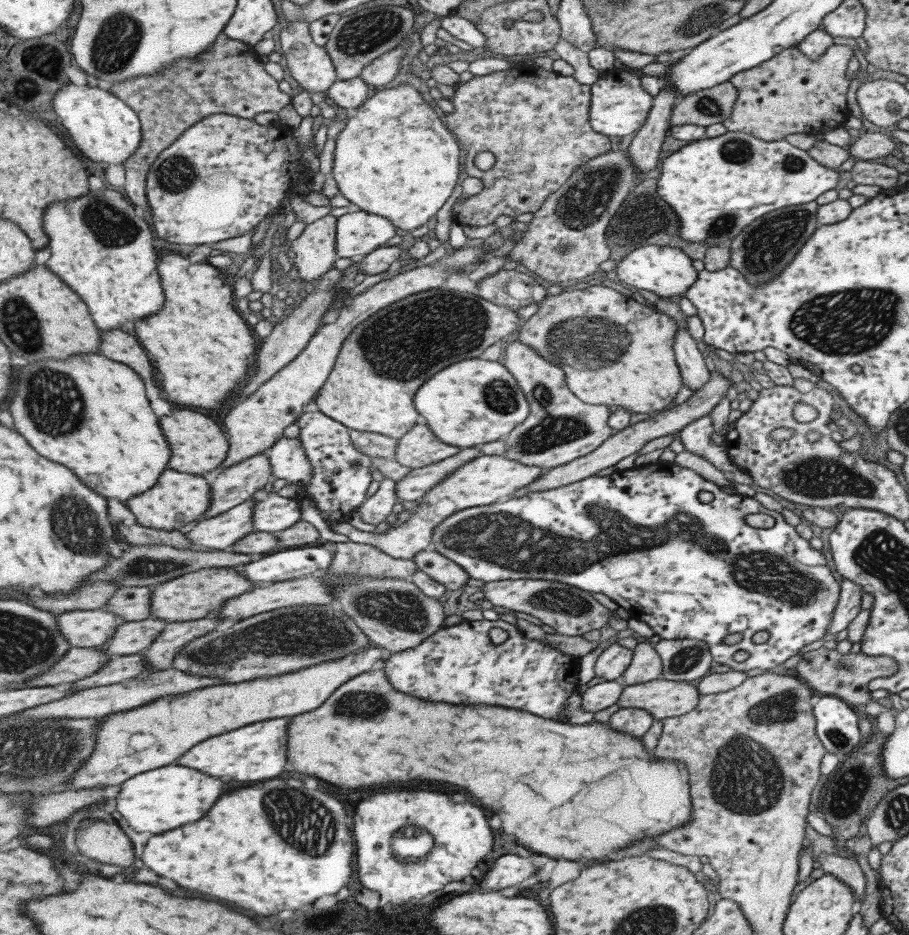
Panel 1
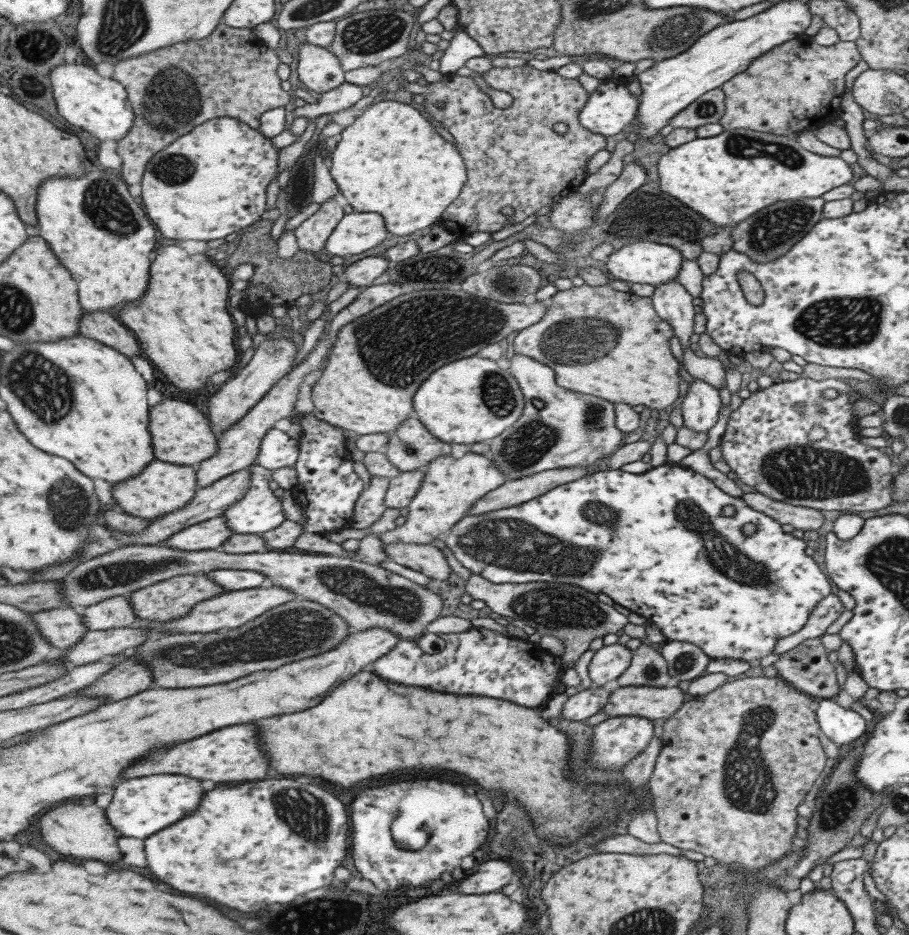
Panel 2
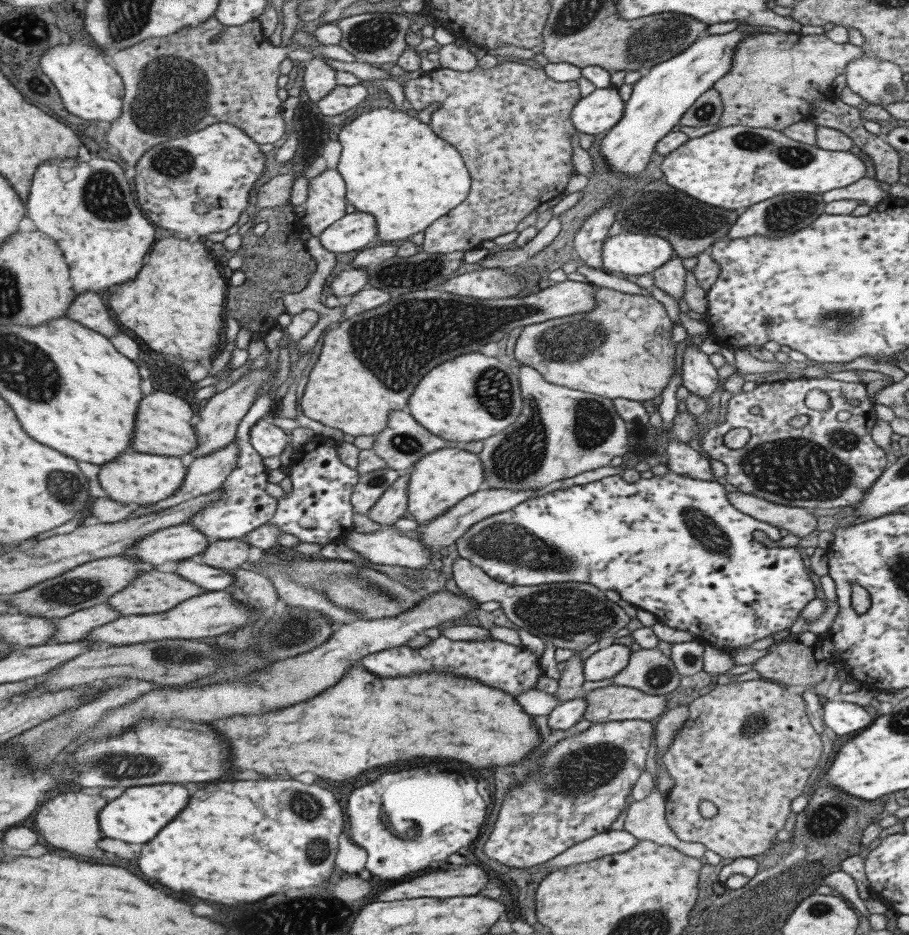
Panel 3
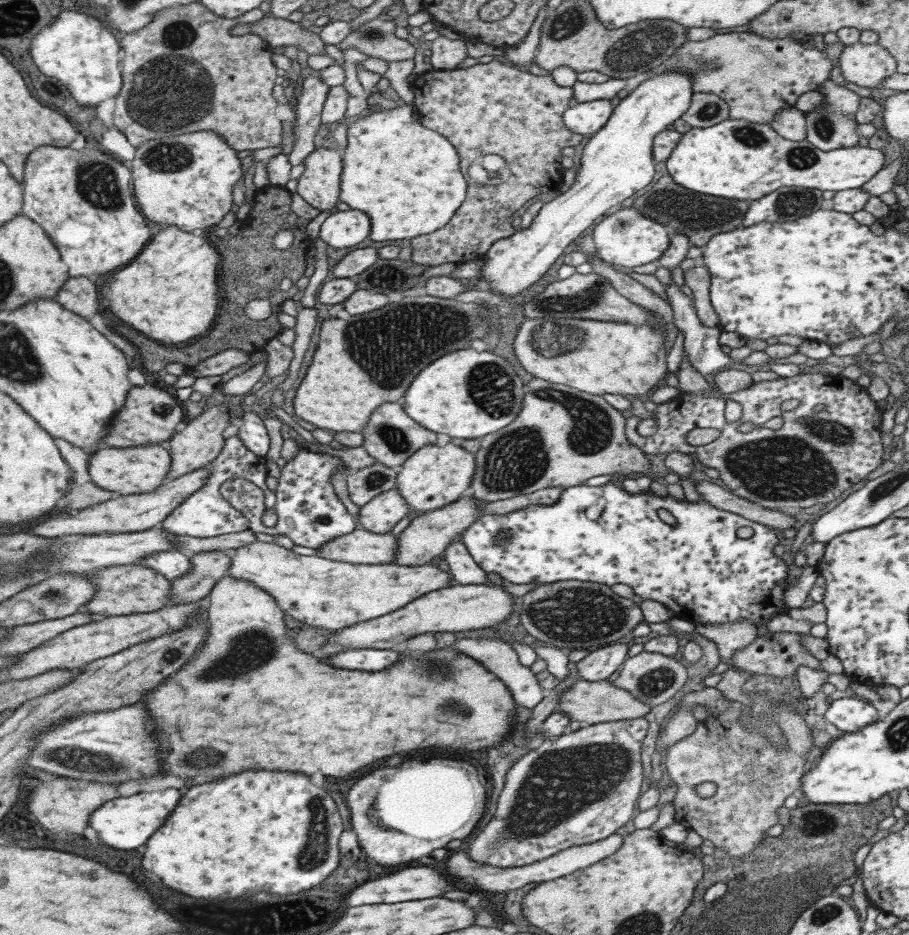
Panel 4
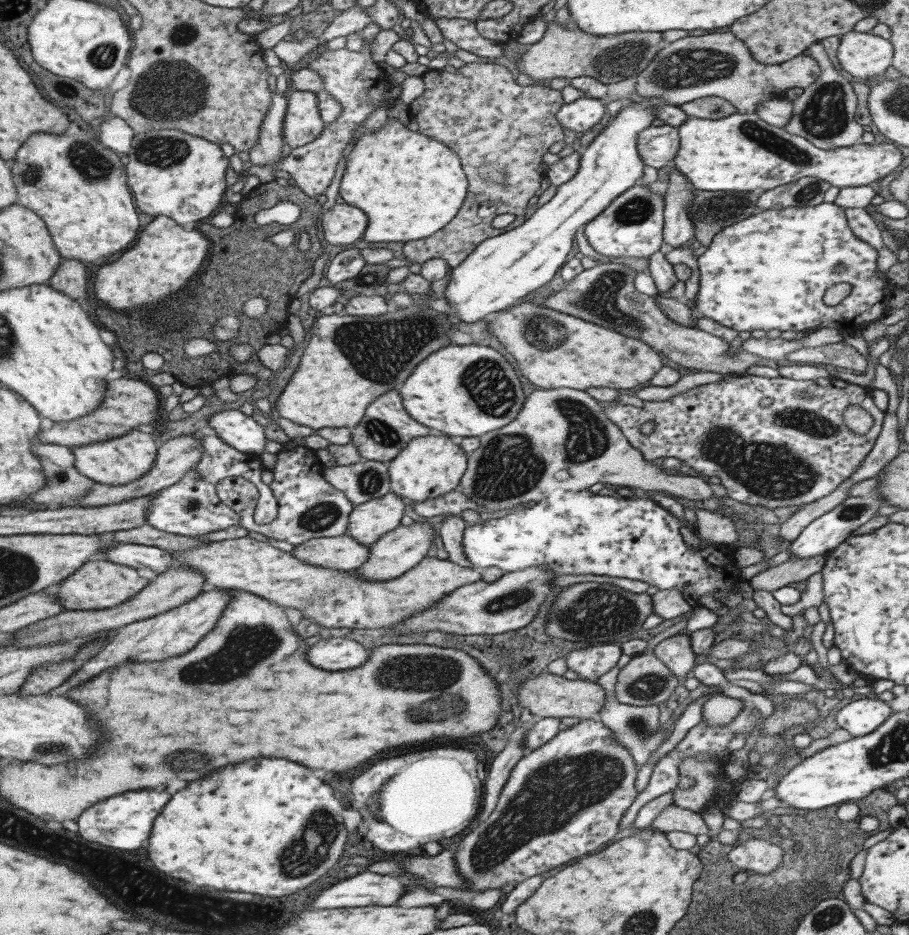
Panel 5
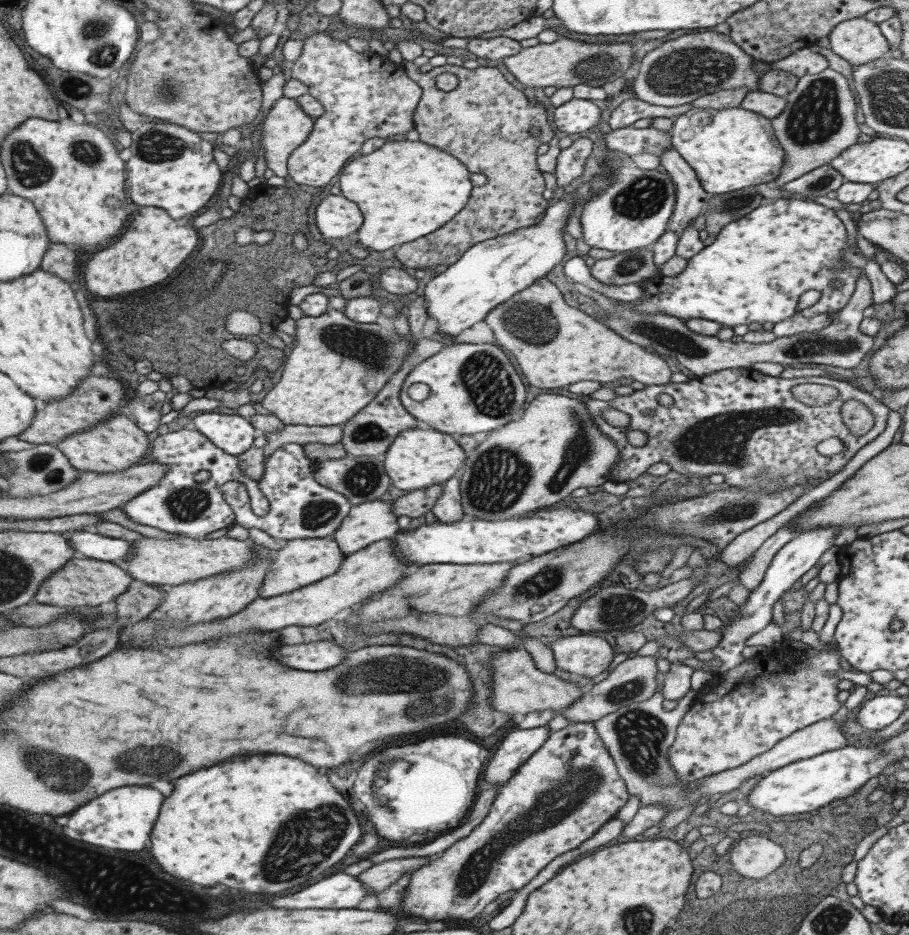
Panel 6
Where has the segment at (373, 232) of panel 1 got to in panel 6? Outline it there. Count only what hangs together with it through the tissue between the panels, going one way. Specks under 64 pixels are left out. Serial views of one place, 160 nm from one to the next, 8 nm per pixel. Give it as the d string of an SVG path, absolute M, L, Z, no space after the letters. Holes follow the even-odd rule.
M327 195L316 206L315 224L321 240L353 237L361 226L361 212L341 195Z

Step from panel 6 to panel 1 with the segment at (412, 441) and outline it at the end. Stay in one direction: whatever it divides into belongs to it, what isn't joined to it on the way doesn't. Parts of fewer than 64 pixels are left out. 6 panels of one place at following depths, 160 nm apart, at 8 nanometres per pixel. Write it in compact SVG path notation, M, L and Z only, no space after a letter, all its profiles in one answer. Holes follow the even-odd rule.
M480 454L477 458L460 464L460 467L456 468L447 478L442 478L439 484L431 487L431 490L419 499L418 505L411 510L414 513L409 520L387 532L365 532L355 529L346 522L337 522L336 525L331 525L329 528L337 534L347 536L351 542L374 546L391 558L412 560L414 554L430 548L430 536L433 527L438 522L450 514L455 514L458 510L473 506L487 506L511 499L515 490L524 488L544 471L546 468L527 466L501 455Z

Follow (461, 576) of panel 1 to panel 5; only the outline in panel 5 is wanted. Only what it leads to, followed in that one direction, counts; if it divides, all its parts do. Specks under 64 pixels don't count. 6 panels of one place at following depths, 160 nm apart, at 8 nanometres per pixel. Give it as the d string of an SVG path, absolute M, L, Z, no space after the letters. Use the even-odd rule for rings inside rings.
M347 534L310 538L290 552L301 562L328 569L353 571L369 558L370 545L359 544Z

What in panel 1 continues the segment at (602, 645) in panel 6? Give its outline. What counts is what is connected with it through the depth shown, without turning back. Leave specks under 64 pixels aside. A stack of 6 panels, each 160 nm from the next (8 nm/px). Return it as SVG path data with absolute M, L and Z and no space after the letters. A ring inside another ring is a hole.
M616 642L612 643L597 657L594 664L594 676L606 681L615 681L625 672L631 659L632 650L625 649Z

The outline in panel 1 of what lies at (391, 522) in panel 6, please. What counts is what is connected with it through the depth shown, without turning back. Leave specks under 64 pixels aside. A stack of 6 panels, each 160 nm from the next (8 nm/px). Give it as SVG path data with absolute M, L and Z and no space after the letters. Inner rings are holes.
M465 447L439 462L410 471L395 483L395 498L399 503L411 503L427 494L431 487L447 478L460 464L469 462L480 455L480 450Z

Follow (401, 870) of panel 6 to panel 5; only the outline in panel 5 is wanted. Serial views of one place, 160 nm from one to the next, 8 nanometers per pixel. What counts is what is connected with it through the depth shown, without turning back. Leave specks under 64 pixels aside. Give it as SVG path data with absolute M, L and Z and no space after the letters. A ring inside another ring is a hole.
M443 848L437 855L413 856L403 861L405 871L419 876L423 882L447 888L464 888L464 880L457 870L454 853Z

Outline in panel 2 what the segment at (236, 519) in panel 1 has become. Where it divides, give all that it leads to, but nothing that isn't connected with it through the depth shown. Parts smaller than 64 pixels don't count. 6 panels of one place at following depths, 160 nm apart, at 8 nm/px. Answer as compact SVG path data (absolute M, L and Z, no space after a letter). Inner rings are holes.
M215 517L188 526L160 544L177 550L207 551L217 549L234 533L234 530L227 526L225 517Z

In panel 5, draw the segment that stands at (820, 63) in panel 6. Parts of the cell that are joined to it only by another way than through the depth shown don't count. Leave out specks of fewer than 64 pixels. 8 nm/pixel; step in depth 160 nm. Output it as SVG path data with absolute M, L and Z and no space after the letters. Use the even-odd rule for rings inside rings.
M714 31L664 43L653 60L636 74L635 96L655 97L673 106L704 96L718 96L730 102L737 113L751 114L761 102L781 99L790 88L809 86L819 73L820 66L810 55L801 53L788 61L770 65L754 59L745 43L729 31Z

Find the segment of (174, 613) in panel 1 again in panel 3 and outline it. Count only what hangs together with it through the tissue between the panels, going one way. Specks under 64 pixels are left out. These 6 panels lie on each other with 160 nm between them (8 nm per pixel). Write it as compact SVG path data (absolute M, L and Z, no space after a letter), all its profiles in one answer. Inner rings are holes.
M149 568L140 572L133 580L125 587L116 592L108 603L114 606L122 616L131 614L157 614L173 609L181 602L188 600L198 594L203 594L204 589L198 587L189 579L183 578L181 575L172 572L159 572L154 568Z

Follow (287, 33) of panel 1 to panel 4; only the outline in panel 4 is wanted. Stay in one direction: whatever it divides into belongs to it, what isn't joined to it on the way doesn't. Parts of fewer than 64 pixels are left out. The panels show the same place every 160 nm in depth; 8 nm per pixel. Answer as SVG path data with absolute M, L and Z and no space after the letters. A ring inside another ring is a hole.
M309 75L302 82L299 96L294 105L295 141L286 157L290 166L302 164L304 158L313 150L313 136L320 132L320 112L329 87L317 76Z

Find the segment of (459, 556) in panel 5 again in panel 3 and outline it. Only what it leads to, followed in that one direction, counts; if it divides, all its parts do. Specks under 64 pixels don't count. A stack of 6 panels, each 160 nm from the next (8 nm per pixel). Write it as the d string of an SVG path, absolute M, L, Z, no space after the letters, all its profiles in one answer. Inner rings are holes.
M457 557L452 564L452 578L459 590L476 602L499 602L503 614L529 634L538 636L543 642L551 642L556 648L572 650L572 656L564 663L560 672L558 687L554 694L559 703L580 698L583 684L583 661L579 652L589 644L613 636L617 630L625 627L631 619L615 602L605 599L603 591L593 585L579 582L545 583L540 585L513 586L489 578L472 562Z

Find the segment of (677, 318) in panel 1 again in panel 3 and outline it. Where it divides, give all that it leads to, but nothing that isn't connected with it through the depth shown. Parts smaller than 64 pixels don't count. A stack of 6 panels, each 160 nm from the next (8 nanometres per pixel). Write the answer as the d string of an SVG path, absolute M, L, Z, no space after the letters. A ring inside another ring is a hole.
M671 256L665 265L651 273L655 288L665 292L673 300L683 299L683 287L685 286L685 270L682 266L681 258Z

